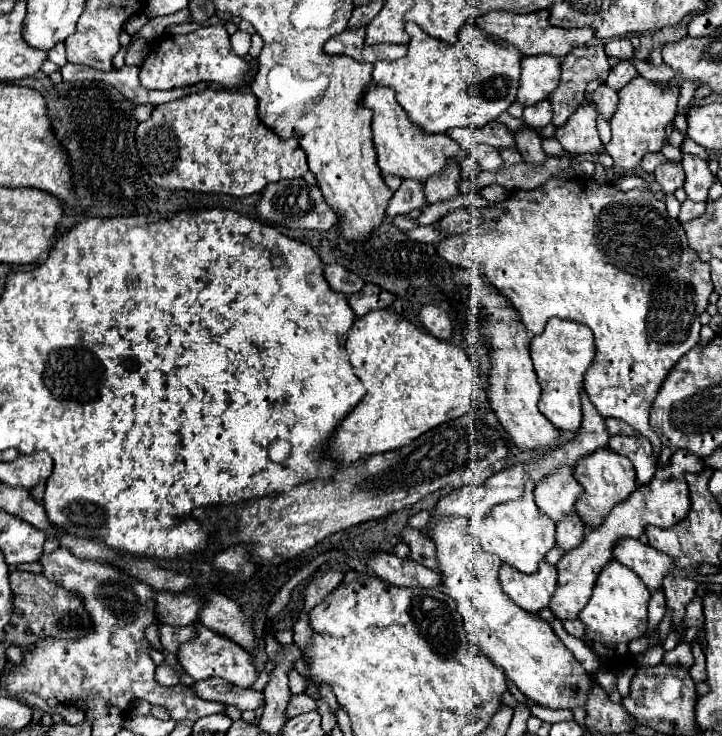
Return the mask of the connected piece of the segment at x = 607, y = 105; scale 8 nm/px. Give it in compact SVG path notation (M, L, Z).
M602 84L600 88L594 90L594 94L592 94L592 102L596 104L600 116L602 116L604 120L610 120L612 114L616 112L618 94L616 94L616 90L612 90L612 88L608 88L606 84Z

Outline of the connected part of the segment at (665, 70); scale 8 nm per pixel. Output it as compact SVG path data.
M630 58L630 62L636 66L636 70L640 72L642 78L650 80L650 82L658 82L658 84L664 84L668 80L672 80L676 76L676 72L672 68L668 68L666 64L660 64L660 66L654 66L646 60L636 60L636 58Z

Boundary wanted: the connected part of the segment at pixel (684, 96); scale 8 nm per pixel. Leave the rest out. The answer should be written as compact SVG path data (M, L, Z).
M682 82L682 86L680 86L680 100L678 100L678 108L680 108L680 112L684 110L684 106L688 106L688 104L692 102L696 88L698 88L696 82Z

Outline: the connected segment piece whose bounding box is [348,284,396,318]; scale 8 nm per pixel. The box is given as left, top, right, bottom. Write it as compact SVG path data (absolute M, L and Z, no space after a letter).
M366 284L360 292L352 294L348 298L350 308L354 310L354 314L360 318L372 310L382 310L382 308L390 308L390 304L396 300L394 294L378 288L376 284Z

